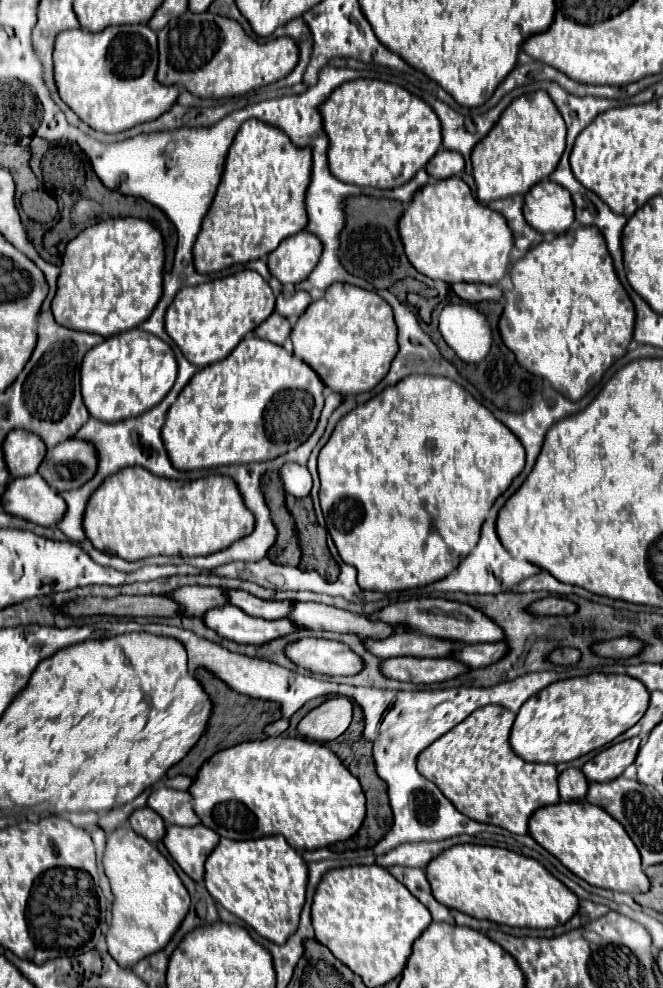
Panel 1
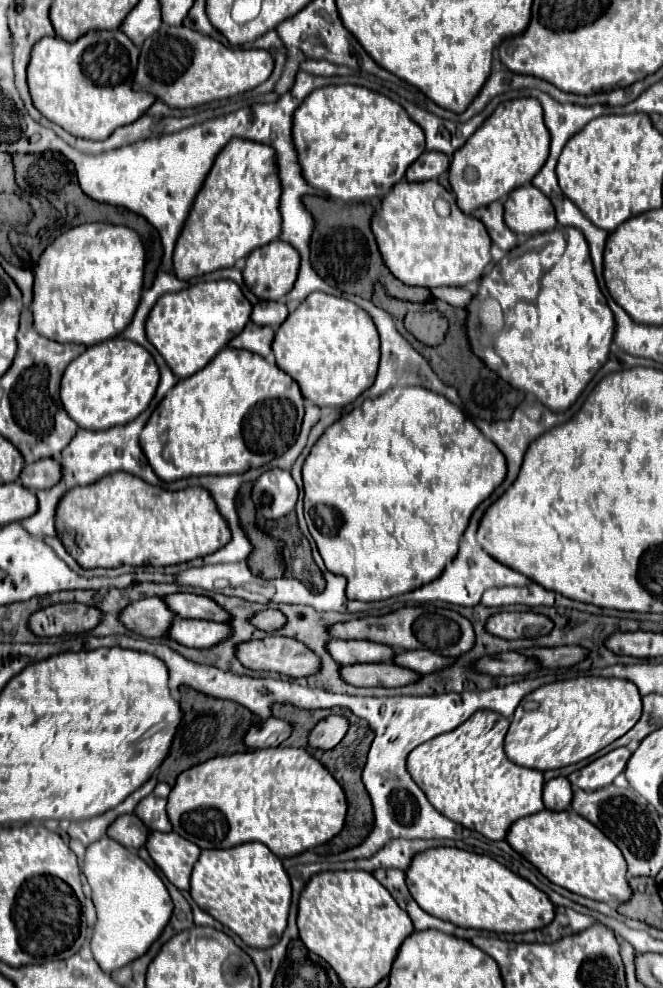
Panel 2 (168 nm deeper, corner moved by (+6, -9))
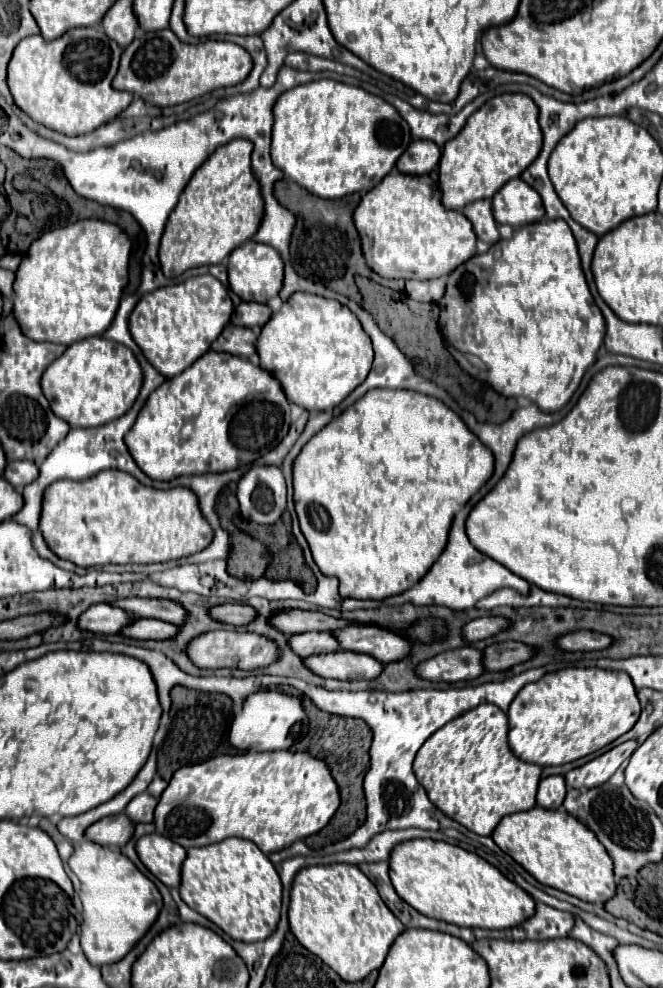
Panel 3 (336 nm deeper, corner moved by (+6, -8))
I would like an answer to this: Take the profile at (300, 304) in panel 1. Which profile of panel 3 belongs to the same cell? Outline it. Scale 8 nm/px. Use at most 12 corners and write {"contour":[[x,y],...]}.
{"contour":[[242,302],[232,324],[260,328],[270,320],[268,304]]}

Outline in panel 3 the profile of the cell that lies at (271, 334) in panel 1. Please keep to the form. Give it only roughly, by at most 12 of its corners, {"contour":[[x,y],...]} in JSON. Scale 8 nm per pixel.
{"contour":[[228,324],[212,350],[256,360],[258,332]]}

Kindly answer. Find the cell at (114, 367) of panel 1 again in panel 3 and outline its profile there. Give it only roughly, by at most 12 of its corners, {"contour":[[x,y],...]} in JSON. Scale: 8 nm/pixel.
{"contour":[[96,336],[46,368],[42,390],[72,428],[126,414],[132,350]]}

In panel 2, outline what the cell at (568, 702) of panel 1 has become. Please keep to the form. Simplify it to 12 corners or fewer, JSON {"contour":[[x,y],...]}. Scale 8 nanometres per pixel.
{"contour":[[574,677],[516,707],[506,755],[538,771],[598,753],[642,715],[634,683]]}

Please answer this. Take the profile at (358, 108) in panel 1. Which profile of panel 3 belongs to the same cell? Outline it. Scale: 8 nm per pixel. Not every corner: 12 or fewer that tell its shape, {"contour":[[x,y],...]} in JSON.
{"contour":[[336,80],[276,100],[270,156],[314,196],[366,194],[406,152],[384,98]]}

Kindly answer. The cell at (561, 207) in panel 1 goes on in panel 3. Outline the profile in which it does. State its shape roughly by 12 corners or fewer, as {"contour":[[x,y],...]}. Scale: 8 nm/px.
{"contour":[[514,178],[492,198],[498,224],[512,228],[546,216],[542,198]]}

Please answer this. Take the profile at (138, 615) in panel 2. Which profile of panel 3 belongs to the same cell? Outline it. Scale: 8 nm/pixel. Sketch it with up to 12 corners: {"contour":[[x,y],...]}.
{"contour":[[94,604],[80,616],[80,628],[120,634],[134,614],[112,604]]}

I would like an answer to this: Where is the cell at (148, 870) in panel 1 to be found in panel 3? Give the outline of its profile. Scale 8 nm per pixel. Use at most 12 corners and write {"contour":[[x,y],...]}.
{"contour":[[82,840],[68,860],[94,966],[122,960],[162,896],[120,850]]}

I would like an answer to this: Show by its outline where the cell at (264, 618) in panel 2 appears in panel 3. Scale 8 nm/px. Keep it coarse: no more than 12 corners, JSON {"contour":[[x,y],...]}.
{"contour":[[222,604],[210,610],[222,624],[246,626],[258,618],[248,604]]}

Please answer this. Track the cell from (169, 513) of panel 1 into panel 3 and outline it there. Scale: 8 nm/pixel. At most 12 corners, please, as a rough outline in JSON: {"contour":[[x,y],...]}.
{"contour":[[122,470],[46,488],[40,530],[76,566],[154,564],[214,532],[190,488]]}

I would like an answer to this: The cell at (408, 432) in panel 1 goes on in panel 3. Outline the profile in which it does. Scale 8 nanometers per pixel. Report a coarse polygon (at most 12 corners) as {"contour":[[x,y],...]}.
{"contour":[[370,390],[294,460],[342,598],[438,560],[494,454],[442,400]]}

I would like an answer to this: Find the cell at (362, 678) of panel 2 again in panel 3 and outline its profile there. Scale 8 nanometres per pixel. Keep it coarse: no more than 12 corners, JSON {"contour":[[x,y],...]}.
{"contour":[[348,650],[310,656],[314,674],[334,680],[374,680],[384,666]]}

